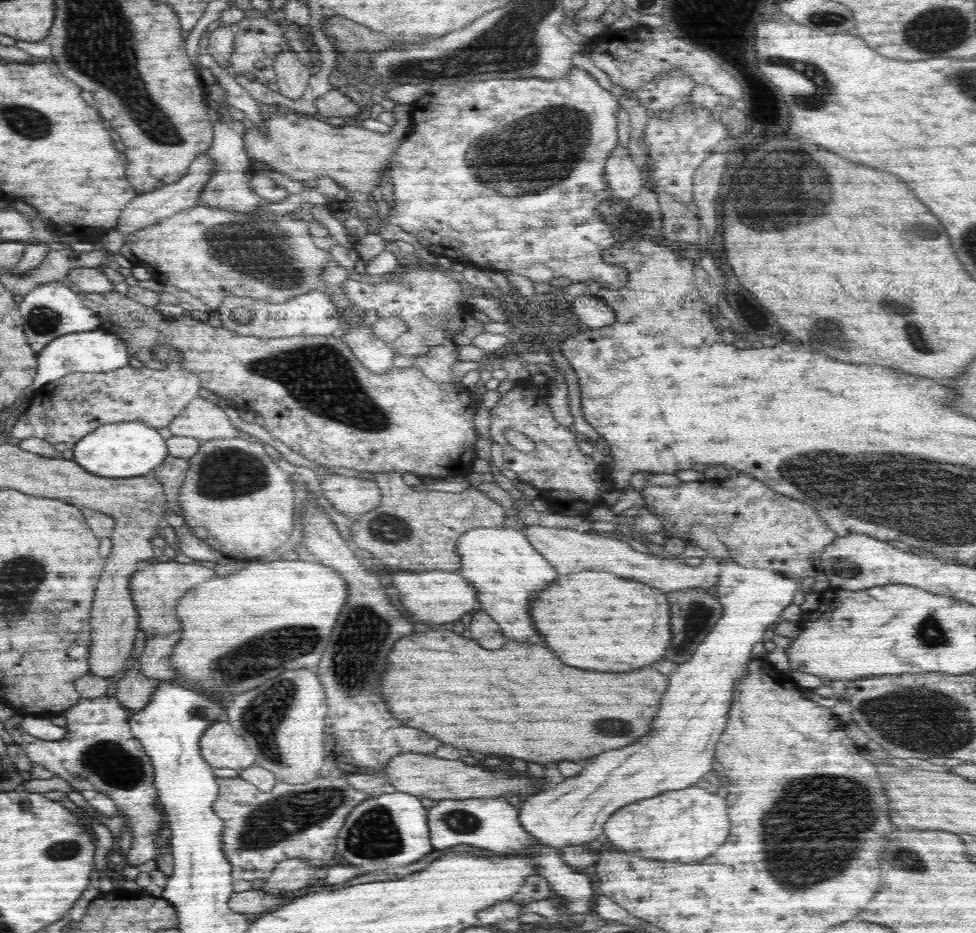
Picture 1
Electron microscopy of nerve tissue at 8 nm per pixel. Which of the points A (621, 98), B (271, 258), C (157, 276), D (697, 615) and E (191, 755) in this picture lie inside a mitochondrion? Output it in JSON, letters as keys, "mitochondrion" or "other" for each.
{"A":"other","B":"mitochondrion","C":"other","D":"mitochondrion","E":"other"}

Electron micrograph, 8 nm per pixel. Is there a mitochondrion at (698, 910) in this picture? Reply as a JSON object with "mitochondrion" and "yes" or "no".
{"mitochondrion":"no"}

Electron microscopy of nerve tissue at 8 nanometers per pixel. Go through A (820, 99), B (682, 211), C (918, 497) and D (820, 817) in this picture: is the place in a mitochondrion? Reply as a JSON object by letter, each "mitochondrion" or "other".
{"A":"mitochondrion","B":"other","C":"mitochondrion","D":"mitochondrion"}

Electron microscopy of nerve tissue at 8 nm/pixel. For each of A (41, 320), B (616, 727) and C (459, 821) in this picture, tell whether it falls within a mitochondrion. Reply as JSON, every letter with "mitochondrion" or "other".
{"A":"mitochondrion","B":"mitochondrion","C":"mitochondrion"}

